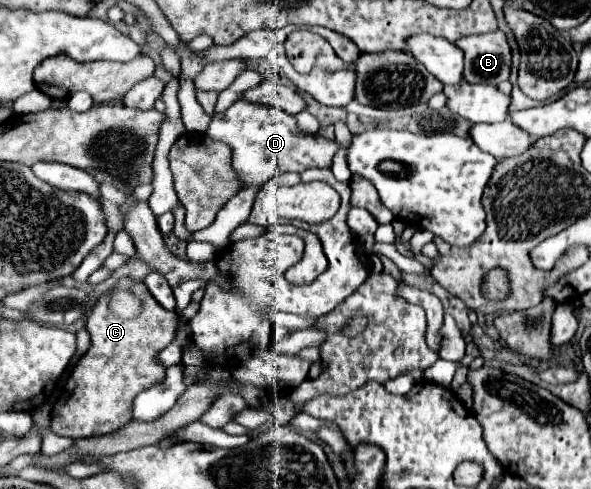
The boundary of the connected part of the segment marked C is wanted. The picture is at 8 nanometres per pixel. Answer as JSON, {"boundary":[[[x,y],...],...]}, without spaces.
{"boundary":[[[130,277],[120,279],[110,291],[110,297],[106,296],[107,294],[102,295],[86,315],[86,331],[90,333],[92,345],[86,351],[86,355],[82,355],[80,361],[74,365],[64,386],[63,390],[72,390],[72,393],[64,400],[59,400],[52,409],[50,429],[62,437],[70,439],[96,437],[114,433],[116,429],[122,429],[122,425],[126,427],[130,421],[132,399],[140,391],[150,389],[164,381],[164,367],[156,361],[156,355],[174,341],[178,329],[178,315],[174,311],[166,311],[164,307],[160,307],[146,289],[146,285]]]}

